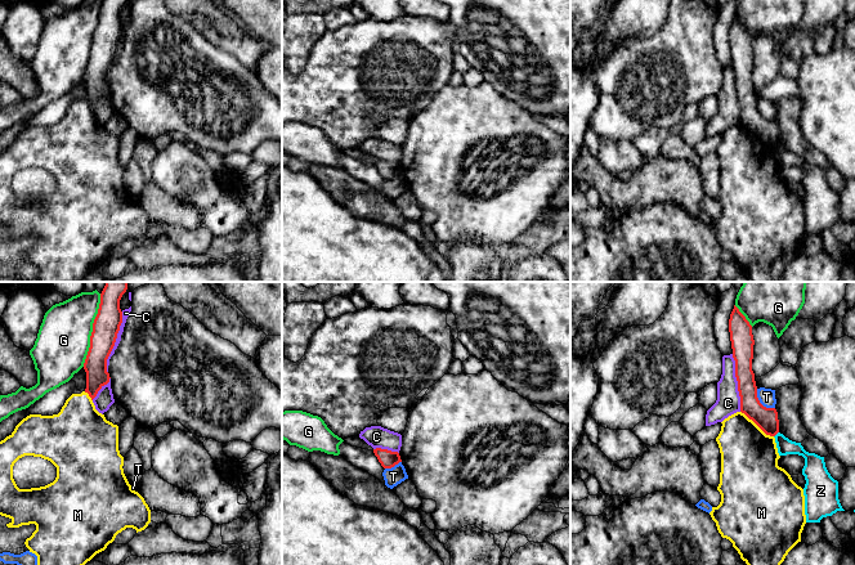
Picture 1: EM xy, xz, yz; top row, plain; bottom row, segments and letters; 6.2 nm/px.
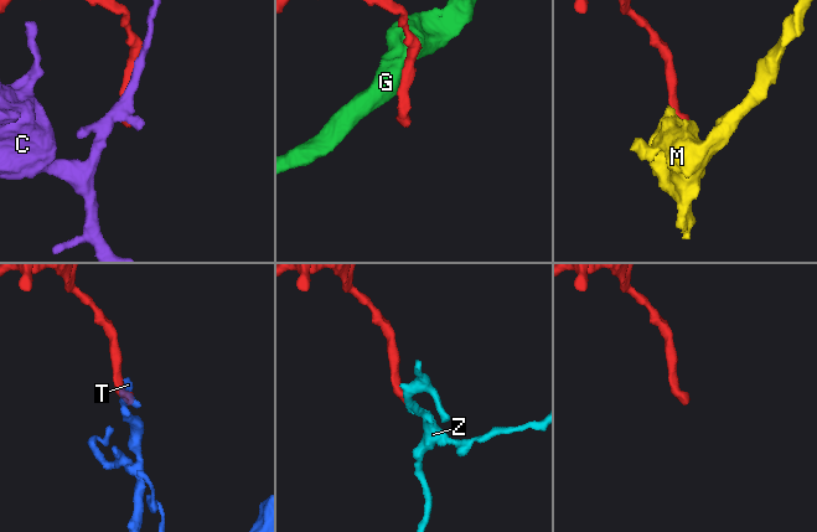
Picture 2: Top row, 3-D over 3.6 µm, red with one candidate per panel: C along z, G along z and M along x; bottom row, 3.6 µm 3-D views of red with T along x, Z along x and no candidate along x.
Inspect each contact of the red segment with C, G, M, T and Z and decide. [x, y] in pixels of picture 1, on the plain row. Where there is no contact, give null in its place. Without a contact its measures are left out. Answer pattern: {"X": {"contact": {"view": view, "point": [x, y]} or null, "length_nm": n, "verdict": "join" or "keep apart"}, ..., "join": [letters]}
{"C": {"contact": {"view": "xy", "point": [115, 53]}, "length_nm": 400, "verdict": "keep apart"}, "G": {"contact": {"view": "xy", "point": [93, 41]}, "length_nm": 460, "verdict": "keep apart"}, "M": {"contact": {"view": "yz", "point": [757, 137]}, "length_nm": 260, "verdict": "keep apart"}, "T": {"contact": {"view": "yz", "point": [760, 115]}, "length_nm": 170, "verdict": "keep apart"}, "Z": {"contact": {"view": "yz", "point": [777, 144]}, "length_nm": 50, "verdict": "keep apart"}, "join": []}

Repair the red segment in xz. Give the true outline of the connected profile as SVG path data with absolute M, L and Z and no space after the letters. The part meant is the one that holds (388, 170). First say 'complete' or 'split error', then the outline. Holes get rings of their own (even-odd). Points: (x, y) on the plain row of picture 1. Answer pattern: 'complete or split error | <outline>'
complete | M376 160L376 161L373 161L373 165L384 180L391 180L395 176L398 176L399 174L402 174L398 163Z

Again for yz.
complete | M735 17L729 31L729 44L735 72L740 124L766 147L775 148L779 144L778 124L775 120L764 118L757 109L757 98L752 82L755 57L752 37Z

